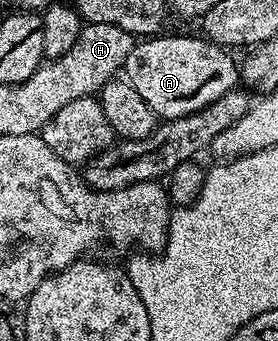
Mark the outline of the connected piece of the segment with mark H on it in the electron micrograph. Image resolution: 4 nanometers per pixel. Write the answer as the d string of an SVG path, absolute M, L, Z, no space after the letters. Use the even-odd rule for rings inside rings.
M106 23L85 24L74 47L70 47L66 55L59 57L55 64L41 64L40 68L34 71L34 75L30 75L28 82L33 91L35 117L50 119L58 115L58 111L62 111L66 103L99 94L103 86L123 70L133 44L133 34L122 31L122 27L114 27ZM52 65L56 65L56 69Z

